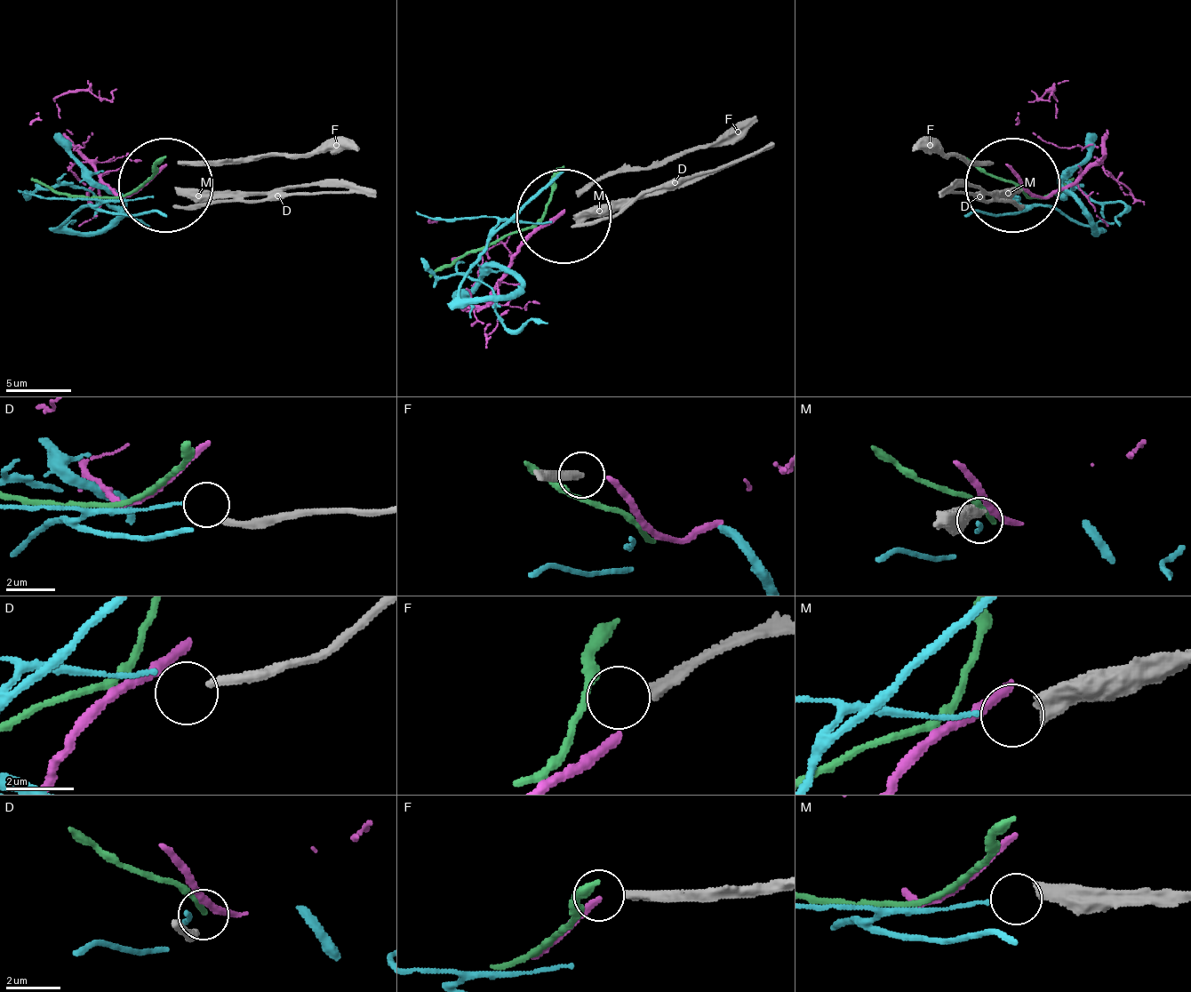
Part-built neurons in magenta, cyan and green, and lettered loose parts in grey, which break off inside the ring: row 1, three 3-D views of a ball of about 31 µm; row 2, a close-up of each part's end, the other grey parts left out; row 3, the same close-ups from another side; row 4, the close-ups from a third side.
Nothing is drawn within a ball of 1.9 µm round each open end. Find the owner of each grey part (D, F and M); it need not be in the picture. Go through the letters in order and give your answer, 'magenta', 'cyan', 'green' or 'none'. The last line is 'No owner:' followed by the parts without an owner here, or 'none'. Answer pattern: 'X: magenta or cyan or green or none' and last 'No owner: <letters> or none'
D: none
F: none
M: none
No owner: D, F, M

